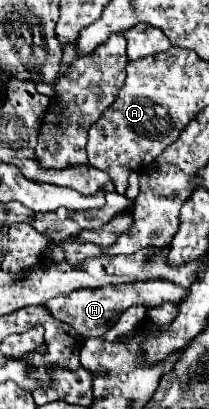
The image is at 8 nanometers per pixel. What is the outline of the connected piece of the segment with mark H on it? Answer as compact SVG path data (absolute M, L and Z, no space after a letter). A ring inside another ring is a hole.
M156 279L156 281L144 281L144 283L106 285L106 287L98 287L98 289L76 289L70 295L54 297L42 305L50 311L52 317L70 325L72 329L76 329L76 333L80 333L82 337L88 339L88 337L100 337L108 329L112 329L116 325L116 319L132 305L140 305L144 309L156 309L158 305L164 305L164 303L178 305L180 301L184 301L188 297L188 293L190 293L190 289L186 289L186 287Z

